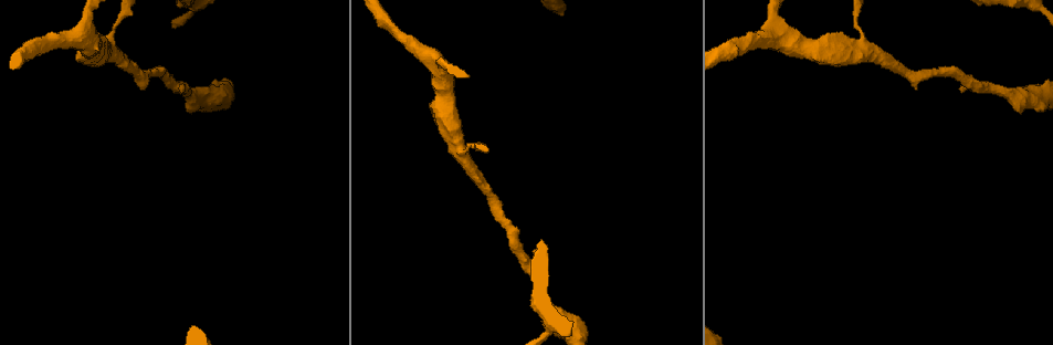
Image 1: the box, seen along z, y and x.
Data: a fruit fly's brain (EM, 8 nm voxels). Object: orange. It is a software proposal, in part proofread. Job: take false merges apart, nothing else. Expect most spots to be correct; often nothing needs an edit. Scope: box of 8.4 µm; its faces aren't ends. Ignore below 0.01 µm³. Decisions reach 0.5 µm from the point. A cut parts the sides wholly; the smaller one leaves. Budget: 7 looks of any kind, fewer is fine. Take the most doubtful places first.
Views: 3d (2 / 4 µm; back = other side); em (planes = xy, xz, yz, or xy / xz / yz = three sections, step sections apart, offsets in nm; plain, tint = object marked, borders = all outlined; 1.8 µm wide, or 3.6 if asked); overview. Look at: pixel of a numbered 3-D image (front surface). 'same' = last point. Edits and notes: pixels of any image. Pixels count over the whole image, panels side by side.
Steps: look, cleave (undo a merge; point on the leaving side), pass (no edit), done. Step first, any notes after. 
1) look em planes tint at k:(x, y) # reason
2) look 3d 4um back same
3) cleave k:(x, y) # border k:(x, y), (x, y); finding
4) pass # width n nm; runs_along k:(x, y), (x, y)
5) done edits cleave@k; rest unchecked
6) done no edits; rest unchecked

look em 3.6um planes tint at 1:(107, 54) # arms part here

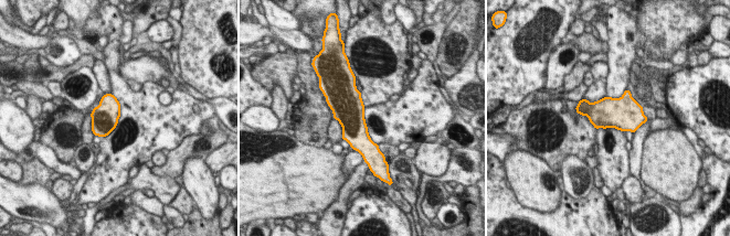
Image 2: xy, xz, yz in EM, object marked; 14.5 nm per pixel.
pass # continuous, no second cell

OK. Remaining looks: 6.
look em planes tint at 1:(86, 39) # three arms meet

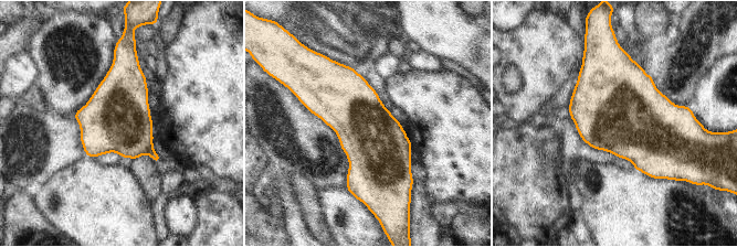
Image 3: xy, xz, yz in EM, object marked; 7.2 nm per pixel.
pass # width 460 nm; continuous, no second cell

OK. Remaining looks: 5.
look em yz step 4 tint at 1:(1023, 99) # calibre changes

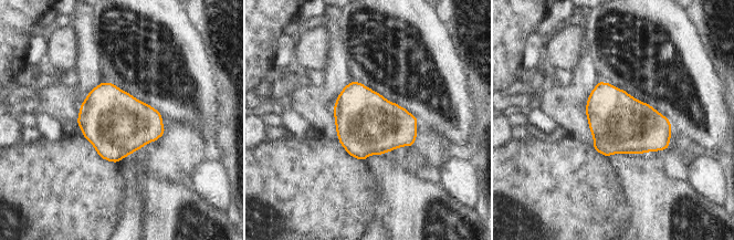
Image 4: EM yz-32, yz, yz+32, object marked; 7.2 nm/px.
look em planes tint same

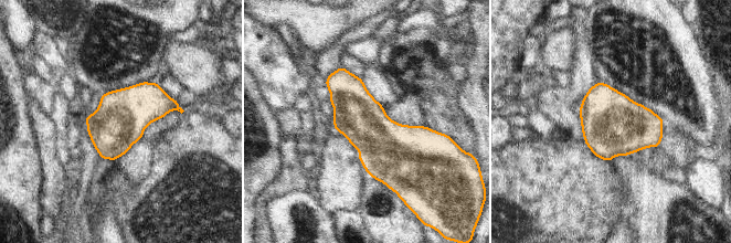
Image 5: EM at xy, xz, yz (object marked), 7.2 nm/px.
pass # width 360 nm; continuous, no second cell

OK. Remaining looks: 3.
done no edits; rest unchecked

